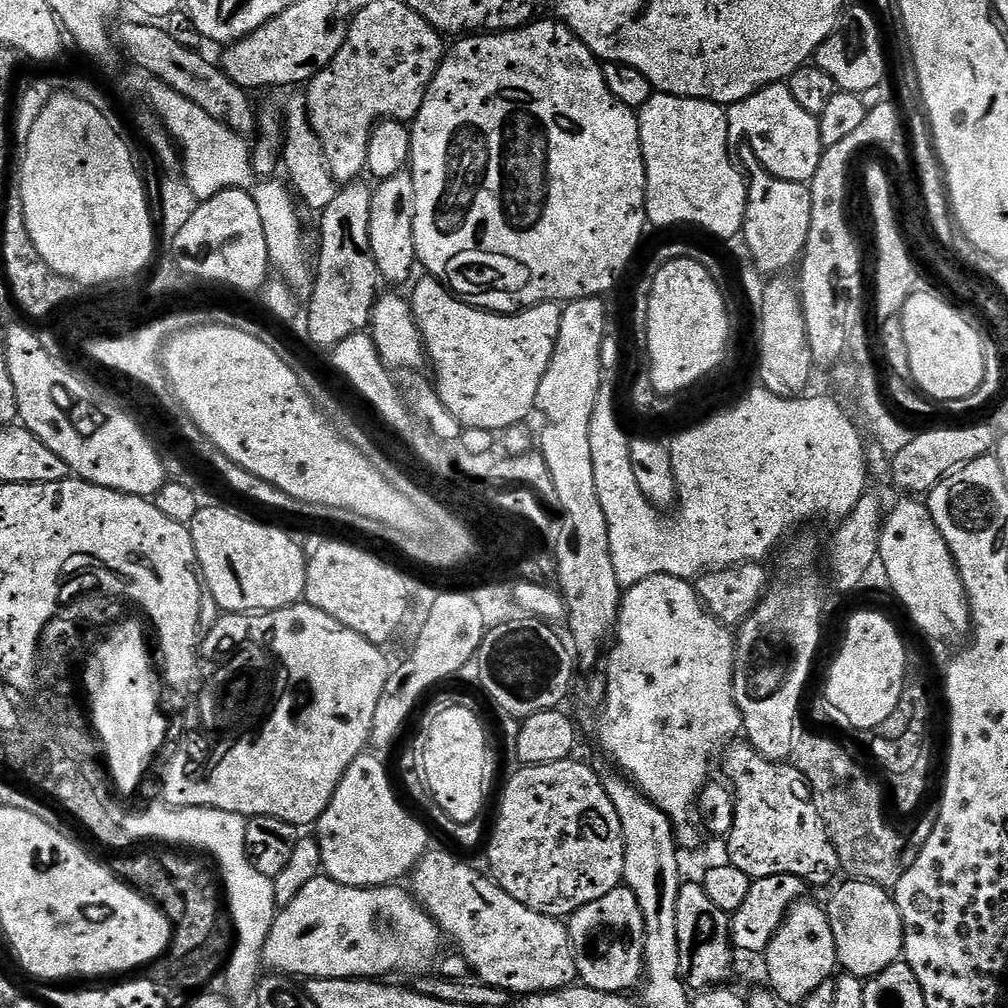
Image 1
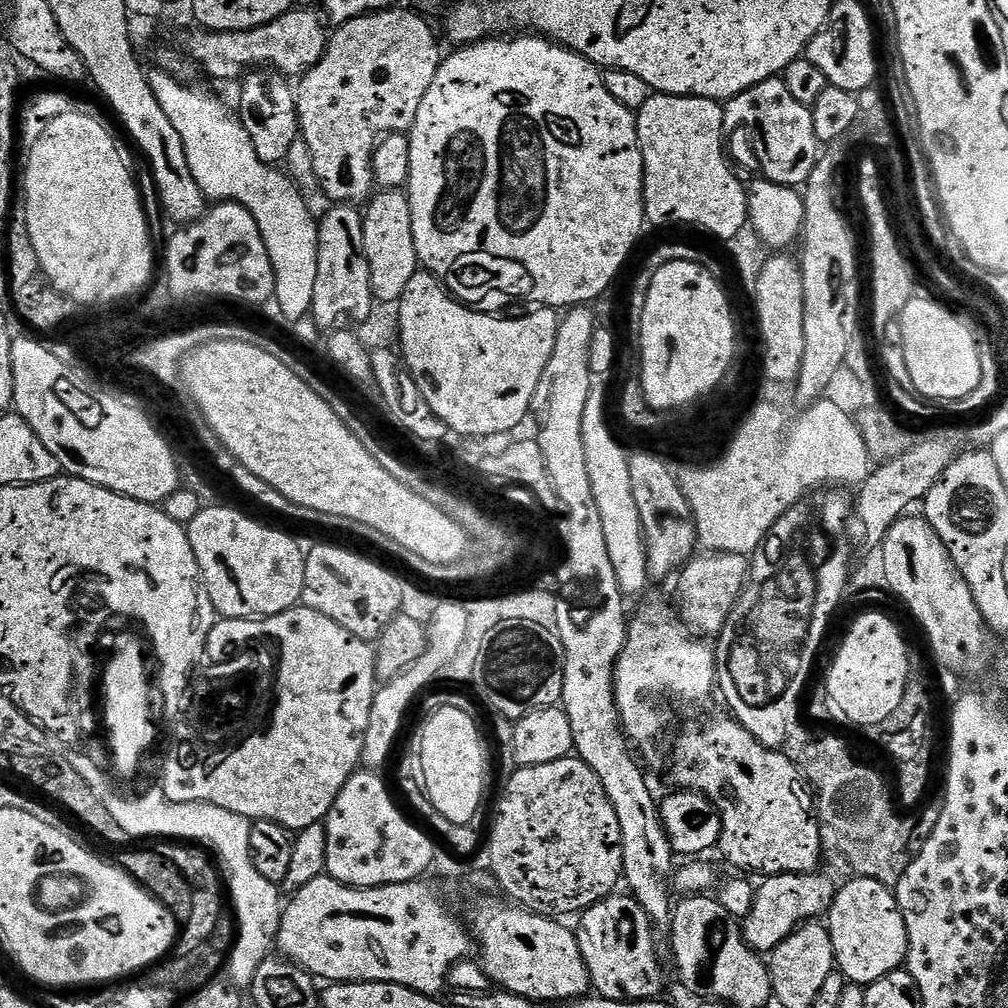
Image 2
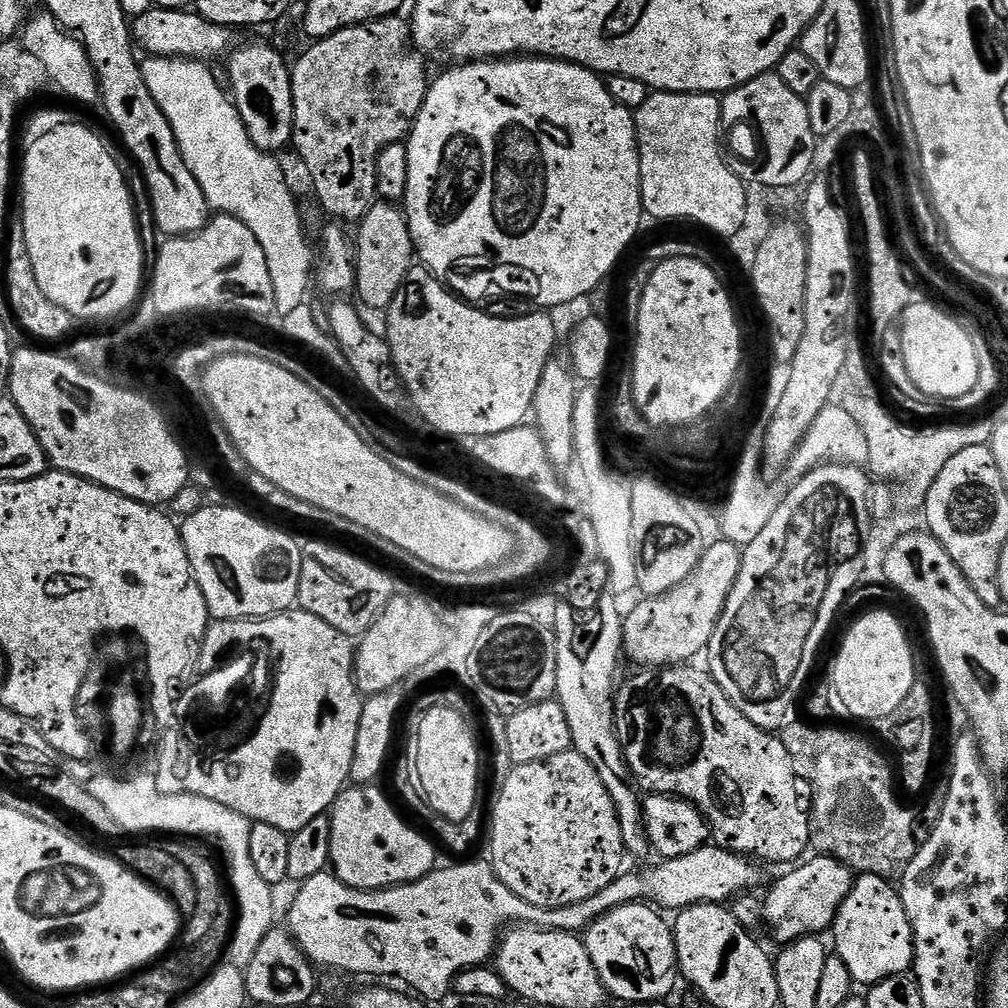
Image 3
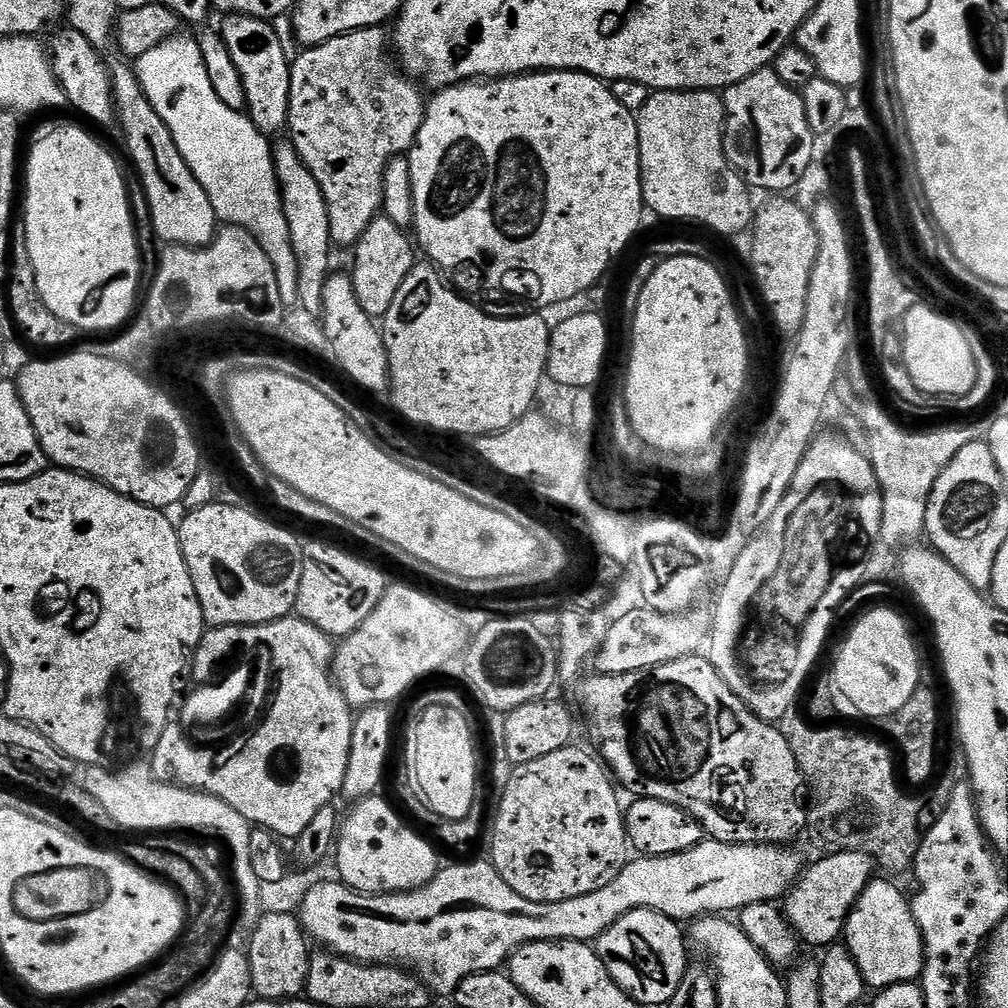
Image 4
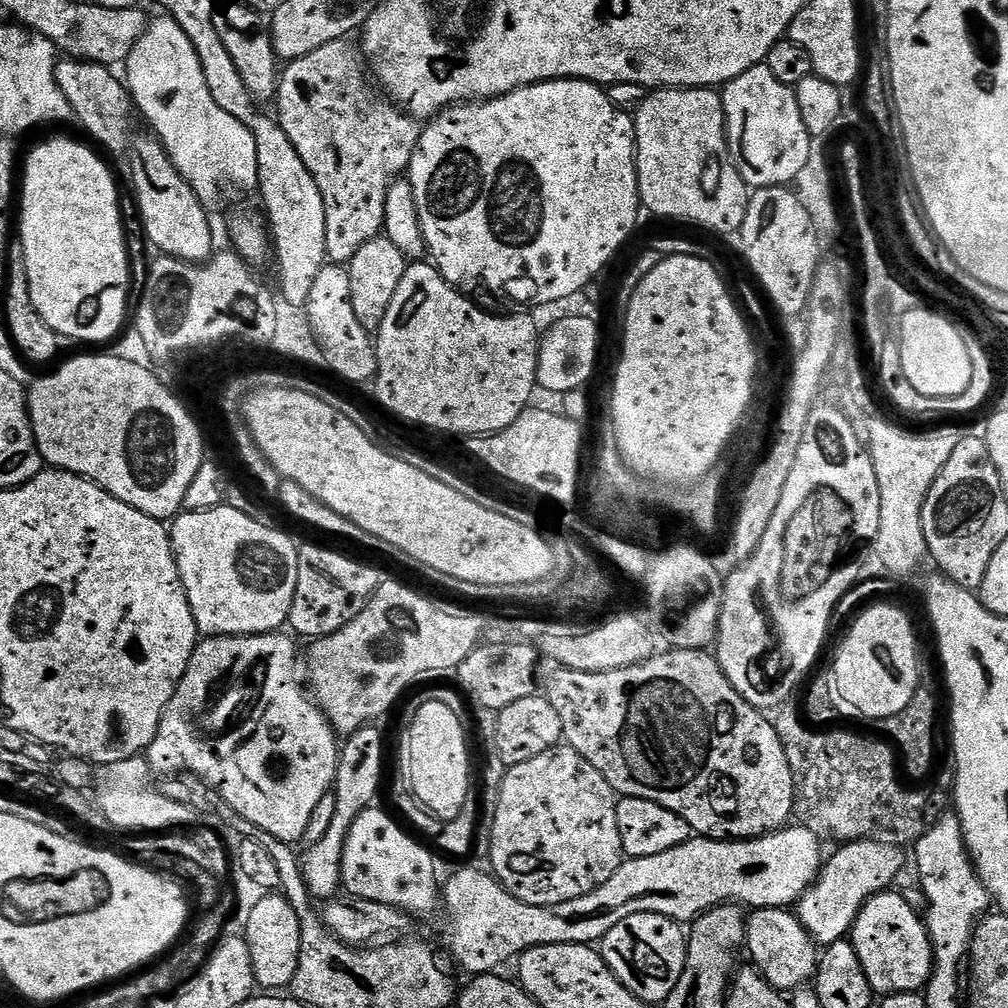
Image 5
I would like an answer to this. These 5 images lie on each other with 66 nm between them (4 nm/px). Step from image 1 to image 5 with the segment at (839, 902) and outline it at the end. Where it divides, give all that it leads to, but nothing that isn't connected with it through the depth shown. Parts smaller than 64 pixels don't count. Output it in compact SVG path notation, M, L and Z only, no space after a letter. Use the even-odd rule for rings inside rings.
M896 890L877 892L865 902L850 939L873 993L920 992L932 977L932 943L925 921Z

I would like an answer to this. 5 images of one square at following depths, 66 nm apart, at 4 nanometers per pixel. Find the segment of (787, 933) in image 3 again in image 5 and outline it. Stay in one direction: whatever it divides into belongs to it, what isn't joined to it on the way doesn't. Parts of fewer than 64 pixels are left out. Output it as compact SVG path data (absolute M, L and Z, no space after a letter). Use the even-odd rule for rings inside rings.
M854 840L844 842L832 857L823 861L816 881L794 905L794 915L807 930L810 938L821 949L845 939L856 925L860 909L877 892L887 892L904 868L903 847L884 844L881 840Z

